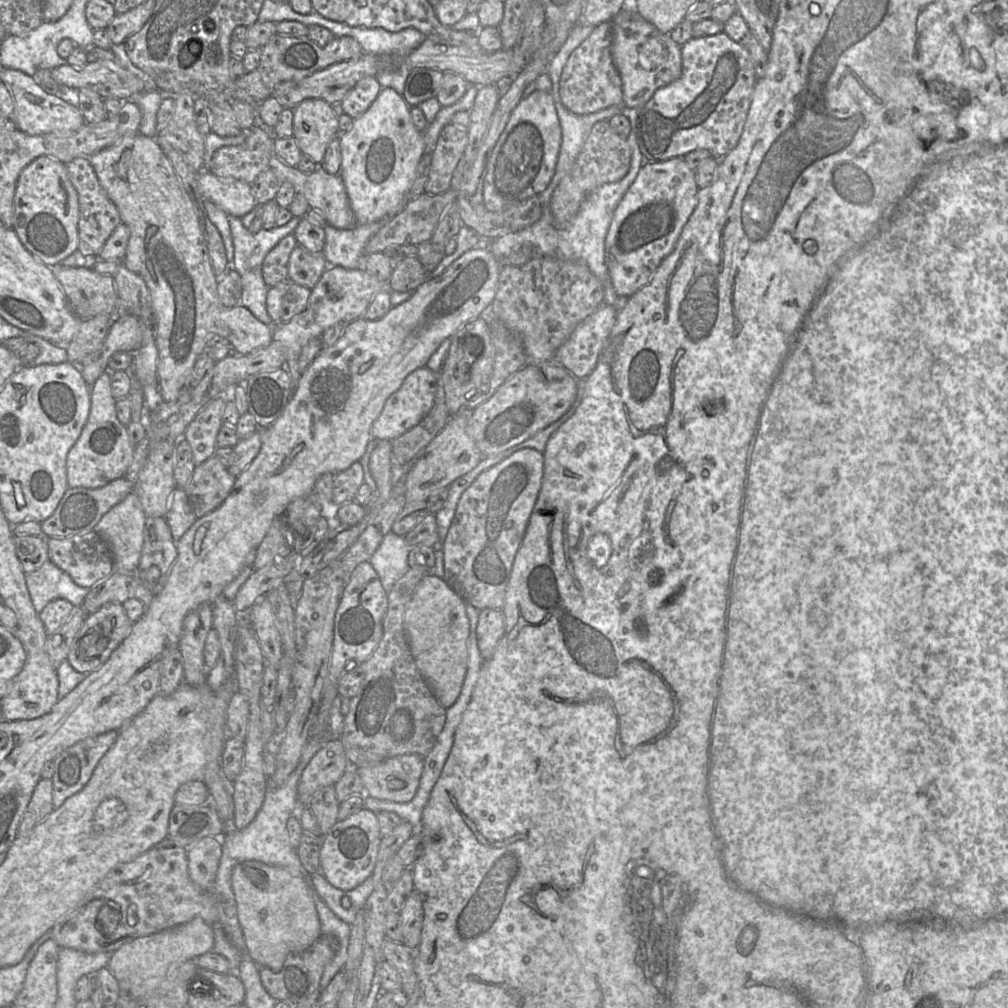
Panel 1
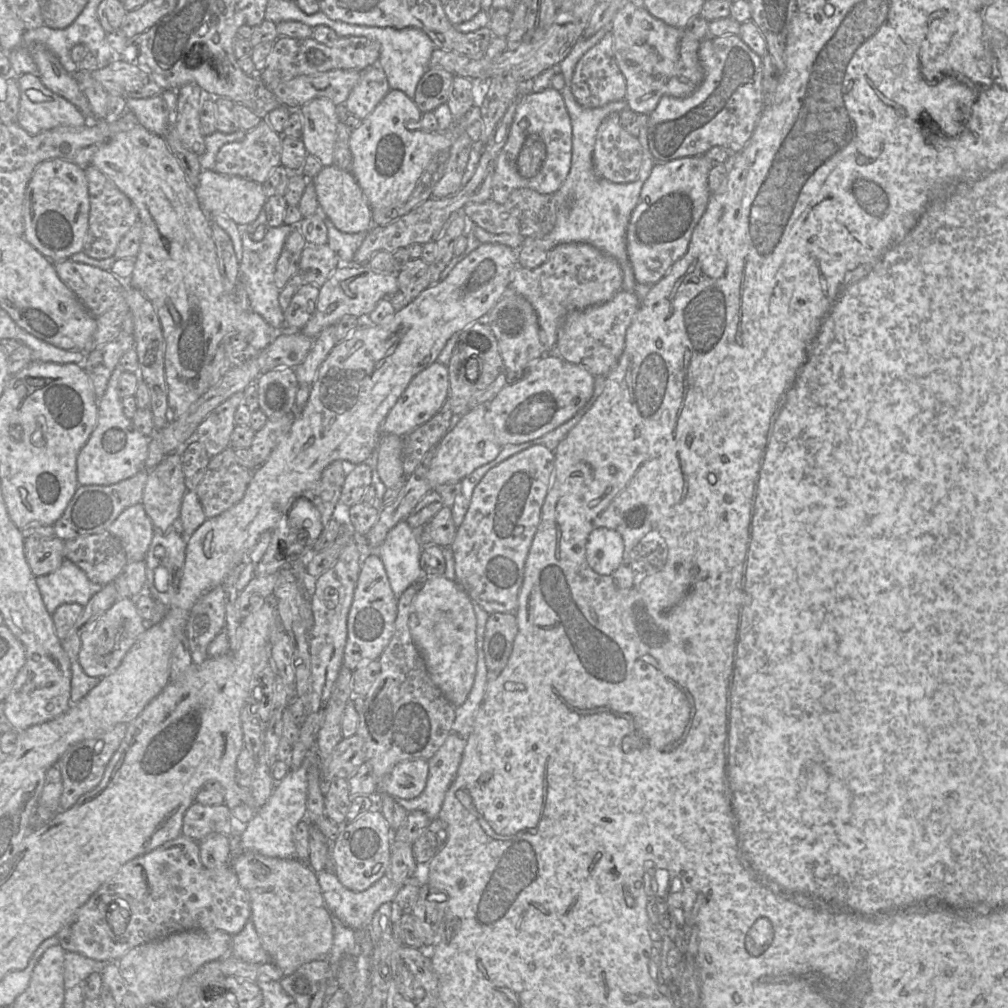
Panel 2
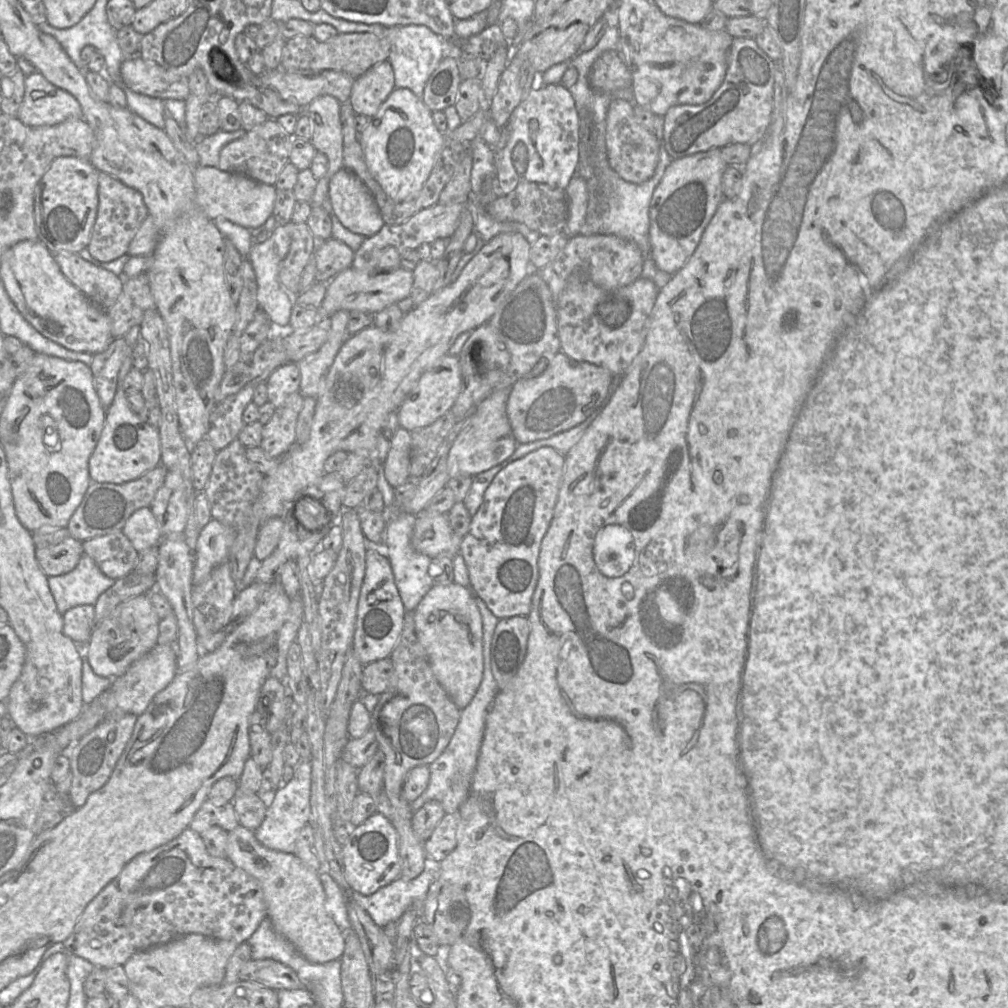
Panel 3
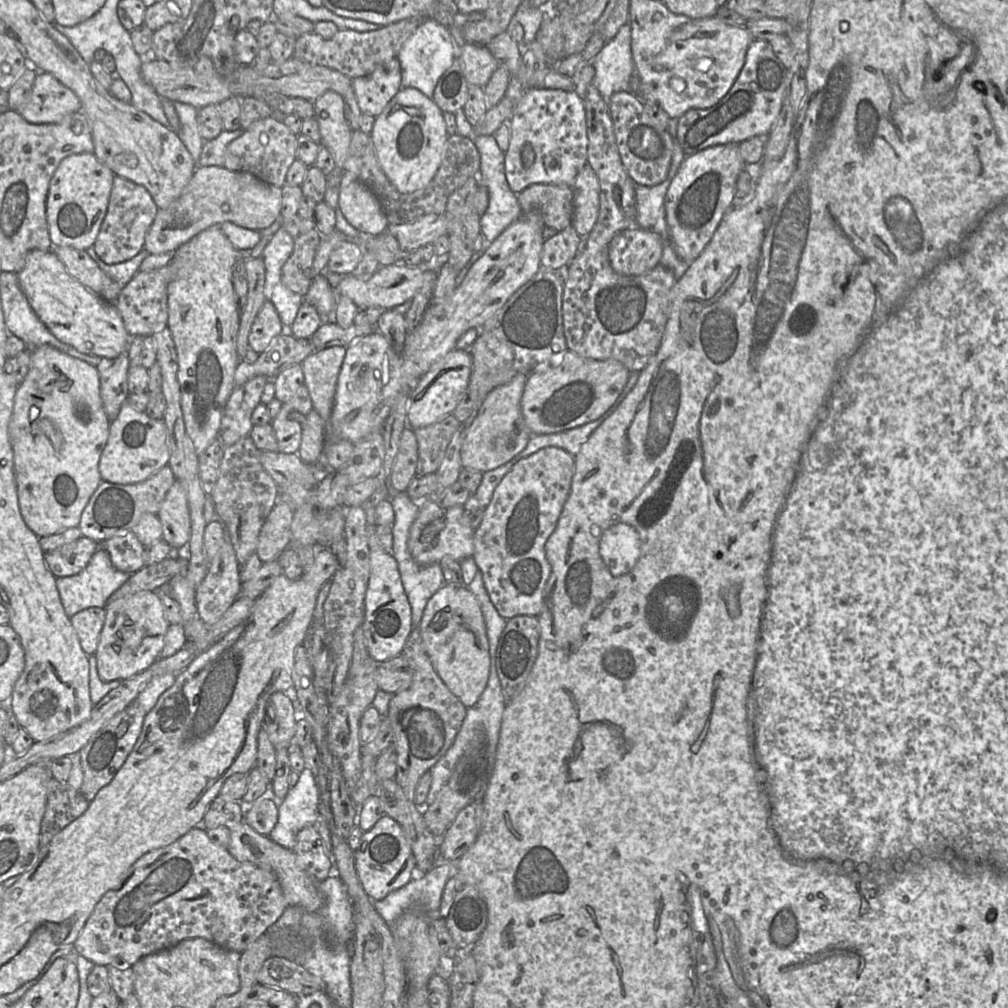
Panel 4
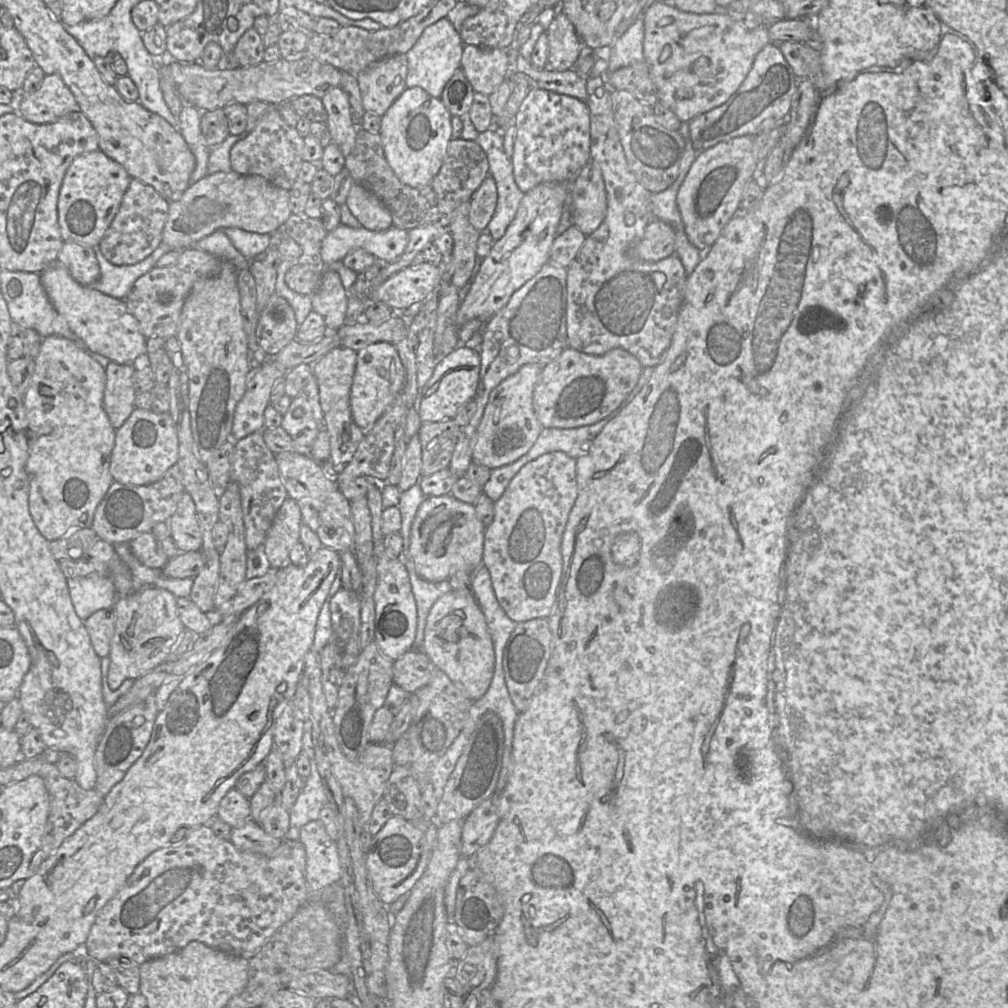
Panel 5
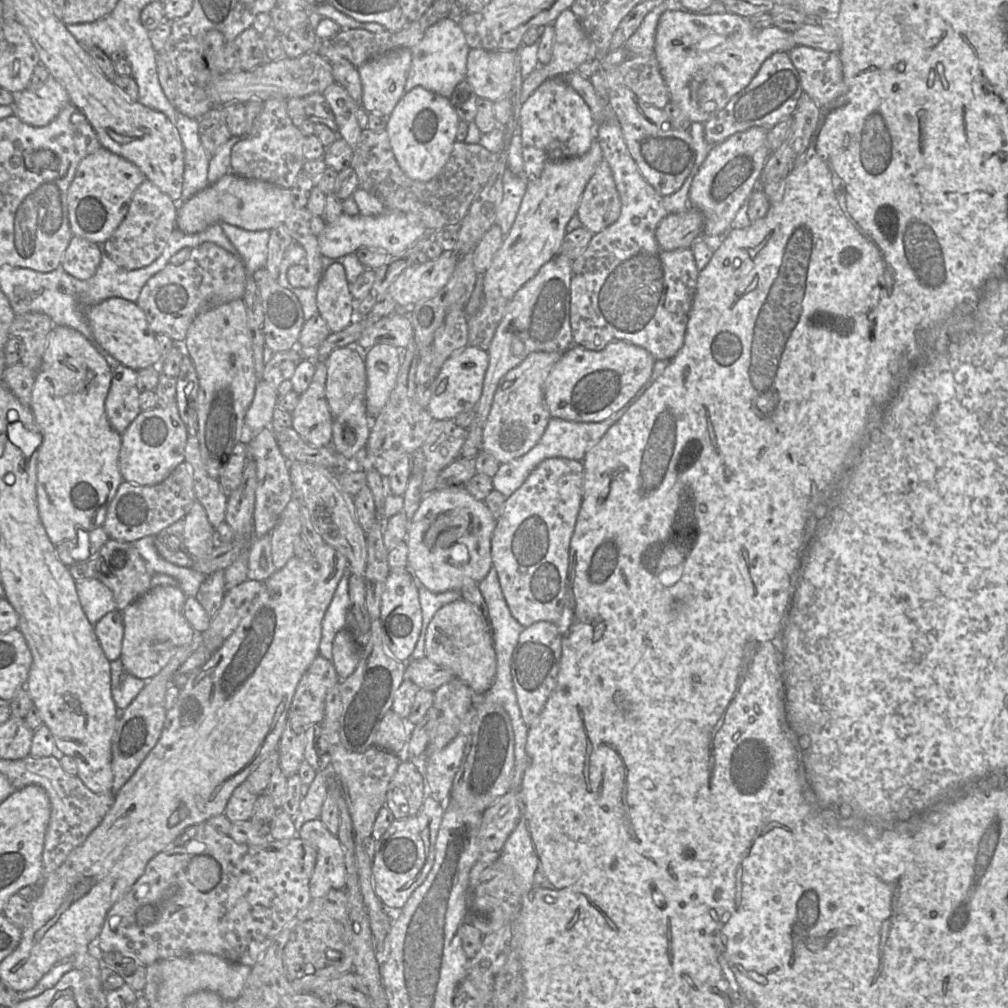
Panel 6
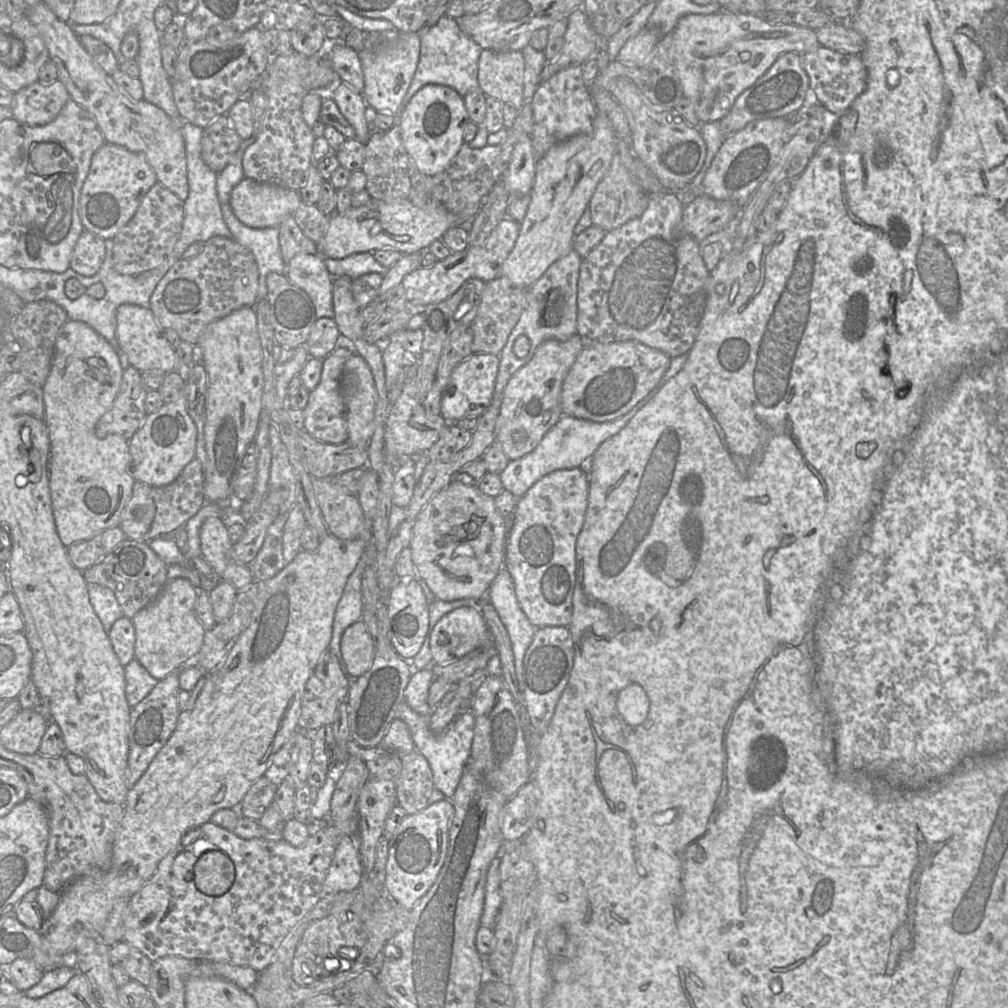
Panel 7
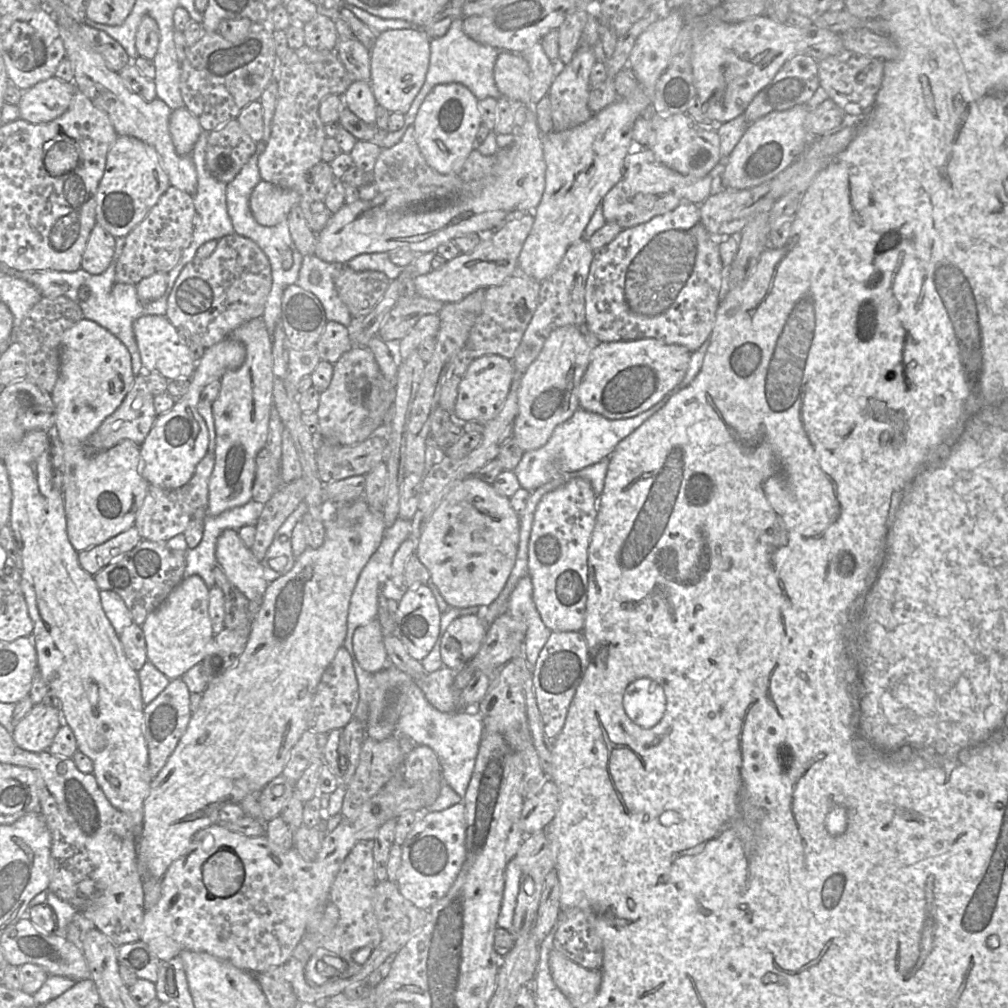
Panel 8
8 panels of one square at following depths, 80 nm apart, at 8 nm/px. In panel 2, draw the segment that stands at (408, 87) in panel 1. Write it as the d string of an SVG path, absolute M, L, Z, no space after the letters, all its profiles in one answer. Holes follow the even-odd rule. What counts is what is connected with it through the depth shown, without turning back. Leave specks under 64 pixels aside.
M430 67L419 80L413 101L422 113L433 111L448 100L454 75L442 68Z

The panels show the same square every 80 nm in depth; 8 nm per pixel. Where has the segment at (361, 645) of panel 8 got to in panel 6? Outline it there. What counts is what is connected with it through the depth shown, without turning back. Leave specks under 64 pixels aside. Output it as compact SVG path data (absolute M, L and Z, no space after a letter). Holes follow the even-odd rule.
M348 628L340 630L332 643L331 662L339 678L348 678L356 669L360 657L362 646L353 636Z

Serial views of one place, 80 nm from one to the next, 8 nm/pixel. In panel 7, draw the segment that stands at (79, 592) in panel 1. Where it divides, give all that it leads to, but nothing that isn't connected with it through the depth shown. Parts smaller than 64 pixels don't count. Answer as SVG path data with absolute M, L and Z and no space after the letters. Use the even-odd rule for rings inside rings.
M88 583L88 594L95 613L108 632L115 621L124 616L114 592L103 585Z

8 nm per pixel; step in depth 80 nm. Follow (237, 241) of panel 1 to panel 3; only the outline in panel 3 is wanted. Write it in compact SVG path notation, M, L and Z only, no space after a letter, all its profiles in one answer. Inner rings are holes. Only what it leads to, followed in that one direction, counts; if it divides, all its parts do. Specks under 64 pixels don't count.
M289 222L288 224L276 227L265 242L253 244L246 257L246 260L252 264L256 275L259 310L268 316L274 328L283 328L289 325L292 308L297 296L300 294L290 292L287 288L283 287L279 280L281 263L290 249L292 226L293 223Z

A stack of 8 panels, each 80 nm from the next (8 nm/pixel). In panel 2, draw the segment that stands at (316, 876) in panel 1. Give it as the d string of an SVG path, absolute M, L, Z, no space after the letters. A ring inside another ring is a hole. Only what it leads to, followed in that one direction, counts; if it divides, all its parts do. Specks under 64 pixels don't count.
M324 870L316 873L327 909L340 922L354 931L366 929L377 909L384 903L391 903L402 887L402 885L397 885L387 876L384 876L367 890L354 892L343 886L333 872Z

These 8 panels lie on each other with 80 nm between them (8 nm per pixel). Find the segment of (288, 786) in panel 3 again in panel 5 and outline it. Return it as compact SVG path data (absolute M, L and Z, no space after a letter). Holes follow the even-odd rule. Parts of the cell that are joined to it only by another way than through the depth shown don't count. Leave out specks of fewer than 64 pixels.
M313 762L311 767L309 776L303 780L303 787L297 800L289 810L290 831L285 838L298 840L301 827L310 821L318 820L320 811L326 806L327 797L321 776Z

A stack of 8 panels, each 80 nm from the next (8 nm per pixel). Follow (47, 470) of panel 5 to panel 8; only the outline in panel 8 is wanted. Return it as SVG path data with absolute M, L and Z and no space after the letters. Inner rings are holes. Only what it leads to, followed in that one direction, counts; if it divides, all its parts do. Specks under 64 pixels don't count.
M83 318L68 328L60 345L59 377L50 393L54 404L54 431L62 446L60 489L63 496L67 535L77 552L103 544L134 526L150 483L141 474L140 445L123 440L114 447L91 453L87 440L101 423L121 405L131 390L135 374L131 355L125 345L108 330Z

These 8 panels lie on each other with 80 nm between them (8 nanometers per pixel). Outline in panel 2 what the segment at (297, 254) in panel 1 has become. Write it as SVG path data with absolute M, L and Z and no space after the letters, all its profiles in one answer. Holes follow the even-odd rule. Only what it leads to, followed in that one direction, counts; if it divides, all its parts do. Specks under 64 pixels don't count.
M307 245L301 254L298 273L301 273L305 284L313 284L320 287L331 274L342 265L338 255L327 245Z

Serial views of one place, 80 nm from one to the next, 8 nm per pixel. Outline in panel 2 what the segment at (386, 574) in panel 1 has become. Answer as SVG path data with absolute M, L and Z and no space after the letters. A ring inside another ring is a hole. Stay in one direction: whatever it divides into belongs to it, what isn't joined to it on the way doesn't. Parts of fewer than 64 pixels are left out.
M405 520L396 524L379 547L378 555L385 567L392 591L398 598L409 586L427 577L420 566L422 545L418 531Z

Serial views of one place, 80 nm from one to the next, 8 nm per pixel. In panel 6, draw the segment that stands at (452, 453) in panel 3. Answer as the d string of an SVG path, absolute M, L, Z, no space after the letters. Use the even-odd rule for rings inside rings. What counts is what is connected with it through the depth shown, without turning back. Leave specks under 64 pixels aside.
M533 352L498 383L482 430L481 451L504 464L527 454L540 440L551 415L544 399L544 385L561 353Z

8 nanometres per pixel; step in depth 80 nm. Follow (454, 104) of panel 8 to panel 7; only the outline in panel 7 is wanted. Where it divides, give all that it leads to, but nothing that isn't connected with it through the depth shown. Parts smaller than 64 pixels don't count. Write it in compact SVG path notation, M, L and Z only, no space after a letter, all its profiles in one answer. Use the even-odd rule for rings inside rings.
M428 84L418 90L399 115L403 145L417 169L424 175L443 172L464 143L463 130L469 122L463 97L453 88Z

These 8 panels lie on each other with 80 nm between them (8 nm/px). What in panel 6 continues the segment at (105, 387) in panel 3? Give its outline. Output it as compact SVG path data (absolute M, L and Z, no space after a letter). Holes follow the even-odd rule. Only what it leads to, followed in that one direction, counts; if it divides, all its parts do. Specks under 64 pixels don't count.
M124 365L112 369L105 410L110 425L119 434L122 434L142 411L139 405L140 393L135 370Z

